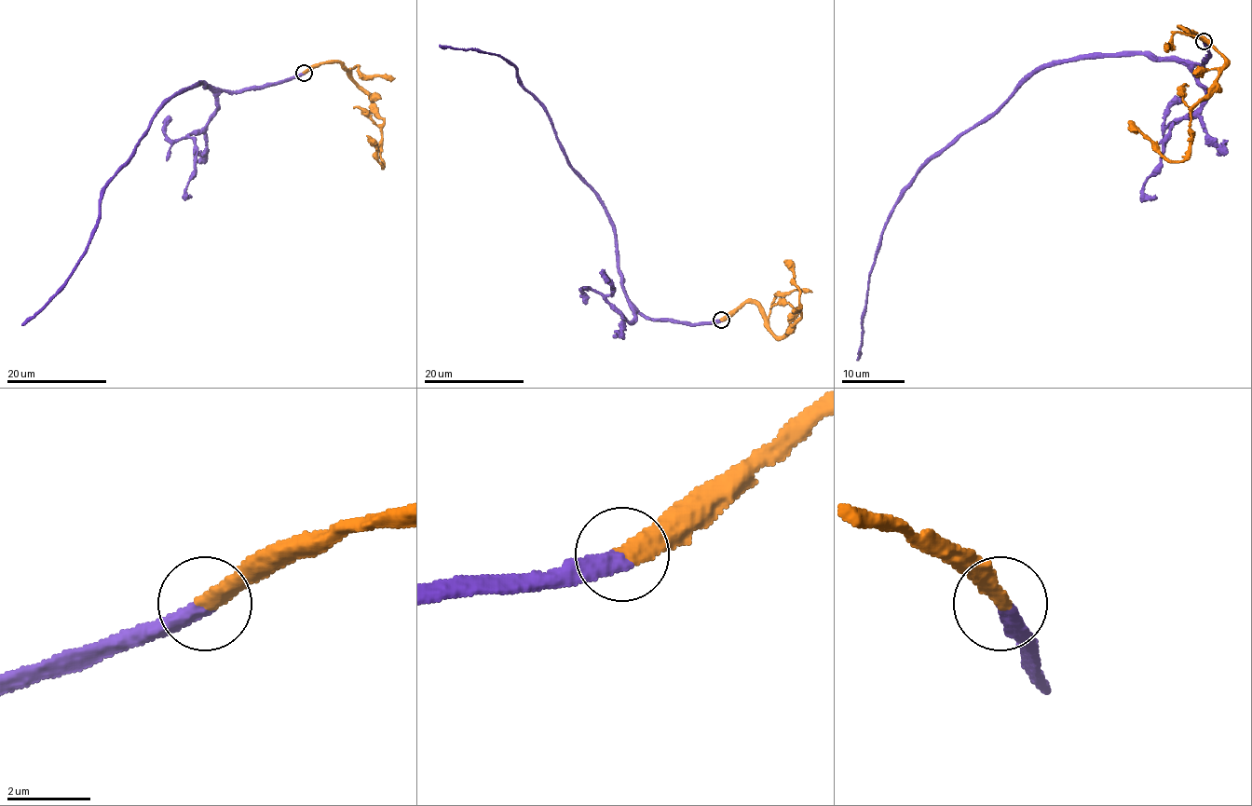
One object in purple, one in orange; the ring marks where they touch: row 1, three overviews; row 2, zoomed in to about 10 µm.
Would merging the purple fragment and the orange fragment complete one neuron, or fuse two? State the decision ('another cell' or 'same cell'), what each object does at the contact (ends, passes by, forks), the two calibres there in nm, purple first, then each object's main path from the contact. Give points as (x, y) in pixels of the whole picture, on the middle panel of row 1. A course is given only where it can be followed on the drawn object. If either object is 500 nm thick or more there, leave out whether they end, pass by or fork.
same cell | purple ends | orange ends | 400/440 nm | purple via (721, 320), (646, 319), (624, 291), (615, 225), (517, 70), (503, 57), (440, 45) | orange via (721, 320), (746, 302), (754, 302), (765, 324), (776, 336), (782, 336), (801, 317), (794, 268), (784, 260)

